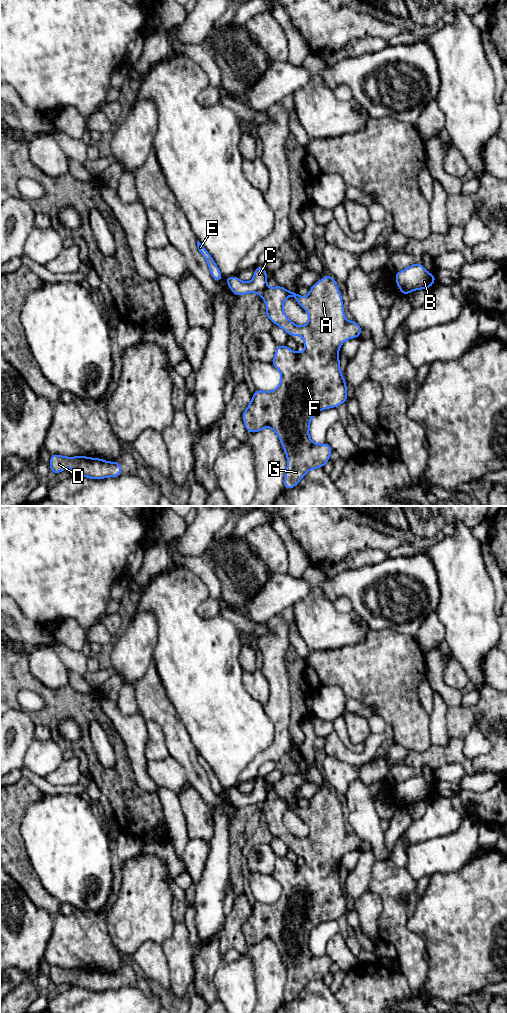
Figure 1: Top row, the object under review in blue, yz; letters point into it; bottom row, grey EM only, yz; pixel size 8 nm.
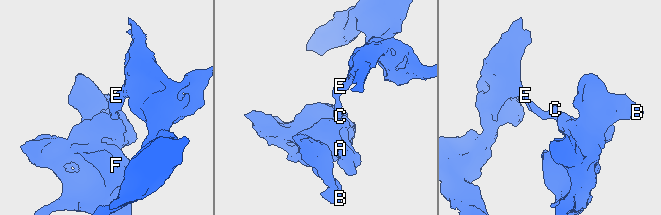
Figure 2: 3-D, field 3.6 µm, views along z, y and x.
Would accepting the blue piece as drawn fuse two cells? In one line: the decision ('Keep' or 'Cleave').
Cleave

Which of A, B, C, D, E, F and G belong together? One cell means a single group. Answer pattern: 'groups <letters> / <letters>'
groups A B F G / C D E

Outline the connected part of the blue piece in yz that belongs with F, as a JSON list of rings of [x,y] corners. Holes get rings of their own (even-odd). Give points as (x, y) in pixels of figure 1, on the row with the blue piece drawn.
[[[326,275],[309,288],[307,297],[279,285],[267,287],[260,297],[266,304],[265,316],[273,324],[280,326],[289,336],[304,338],[303,353],[292,351],[287,345],[276,347],[271,364],[281,374],[280,384],[273,391],[256,389],[242,414],[247,433],[257,433],[270,427],[277,434],[287,456],[284,488],[290,490],[309,470],[323,468],[330,461],[333,449],[327,442],[316,444],[310,439],[310,421],[321,410],[337,408],[348,400],[347,384],[340,372],[338,353],[346,340],[360,338],[362,328],[355,320],[346,320],[342,295],[337,288],[337,281],[331,275]],[[290,294],[309,315],[309,322],[304,326],[294,324],[284,312],[283,305]]]

